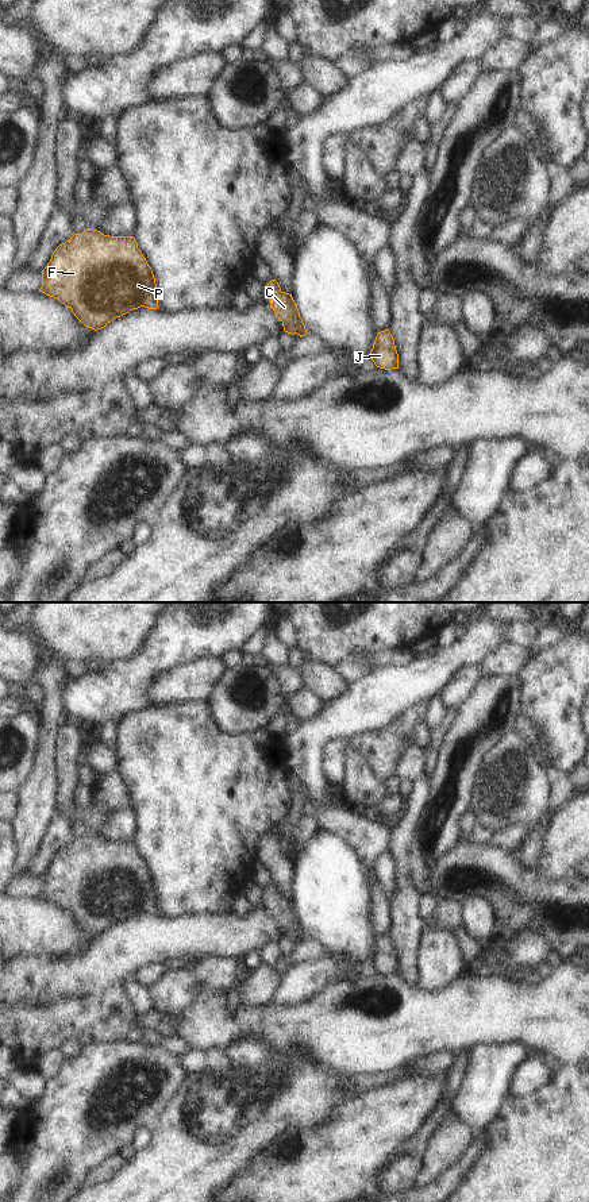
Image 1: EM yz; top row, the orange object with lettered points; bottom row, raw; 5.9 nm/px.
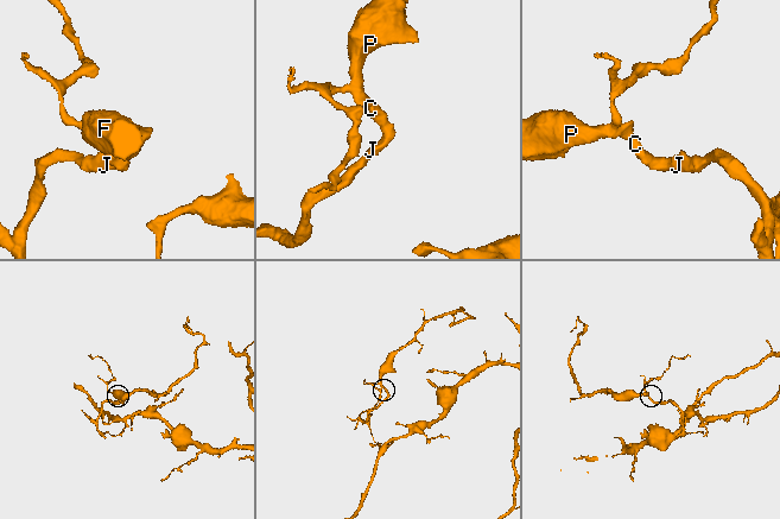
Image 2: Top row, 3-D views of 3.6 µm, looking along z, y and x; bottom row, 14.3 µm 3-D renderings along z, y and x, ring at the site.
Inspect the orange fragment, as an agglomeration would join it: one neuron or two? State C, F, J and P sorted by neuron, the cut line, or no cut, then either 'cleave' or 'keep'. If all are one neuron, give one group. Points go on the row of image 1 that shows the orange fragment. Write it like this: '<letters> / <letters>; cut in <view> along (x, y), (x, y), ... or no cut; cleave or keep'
C F J P; no cut; keep

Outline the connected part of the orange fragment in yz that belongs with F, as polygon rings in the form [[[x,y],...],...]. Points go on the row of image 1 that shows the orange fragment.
[[[93,228],[74,234],[55,249],[42,270],[39,292],[59,300],[85,327],[95,331],[132,309],[158,308],[155,278],[135,238],[109,236]]]

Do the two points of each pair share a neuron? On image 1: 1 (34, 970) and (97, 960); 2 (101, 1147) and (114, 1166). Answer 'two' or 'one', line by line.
1: one
2: two

